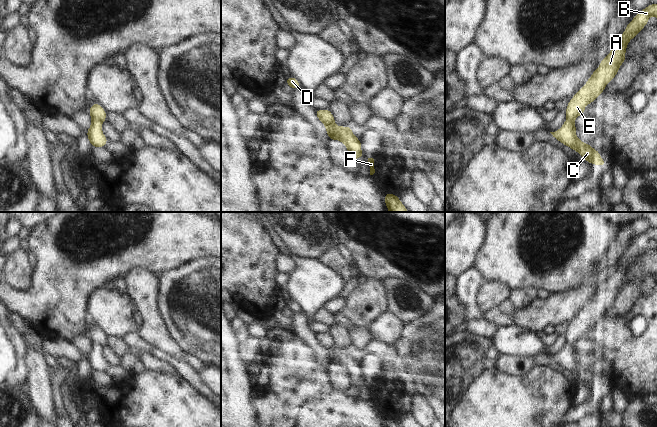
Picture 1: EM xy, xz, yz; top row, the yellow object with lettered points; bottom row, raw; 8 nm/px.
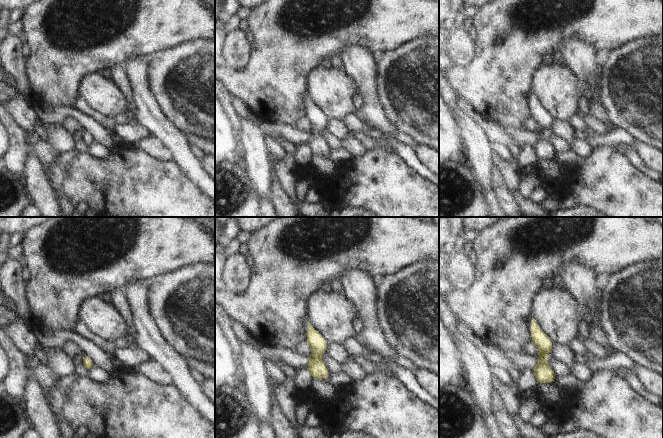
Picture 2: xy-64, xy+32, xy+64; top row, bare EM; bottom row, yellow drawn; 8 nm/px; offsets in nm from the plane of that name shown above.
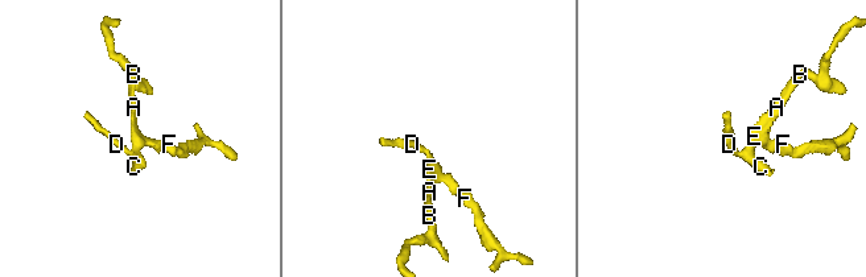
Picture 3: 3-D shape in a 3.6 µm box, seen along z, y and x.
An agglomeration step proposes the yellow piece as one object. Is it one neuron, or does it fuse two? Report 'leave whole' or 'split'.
leave whole

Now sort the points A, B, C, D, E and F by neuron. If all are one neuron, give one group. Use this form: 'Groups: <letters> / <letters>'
Groups: A B C D E F.

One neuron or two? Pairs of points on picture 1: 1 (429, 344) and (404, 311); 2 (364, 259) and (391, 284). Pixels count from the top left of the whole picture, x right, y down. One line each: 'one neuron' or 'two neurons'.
1: two neurons
2: two neurons

